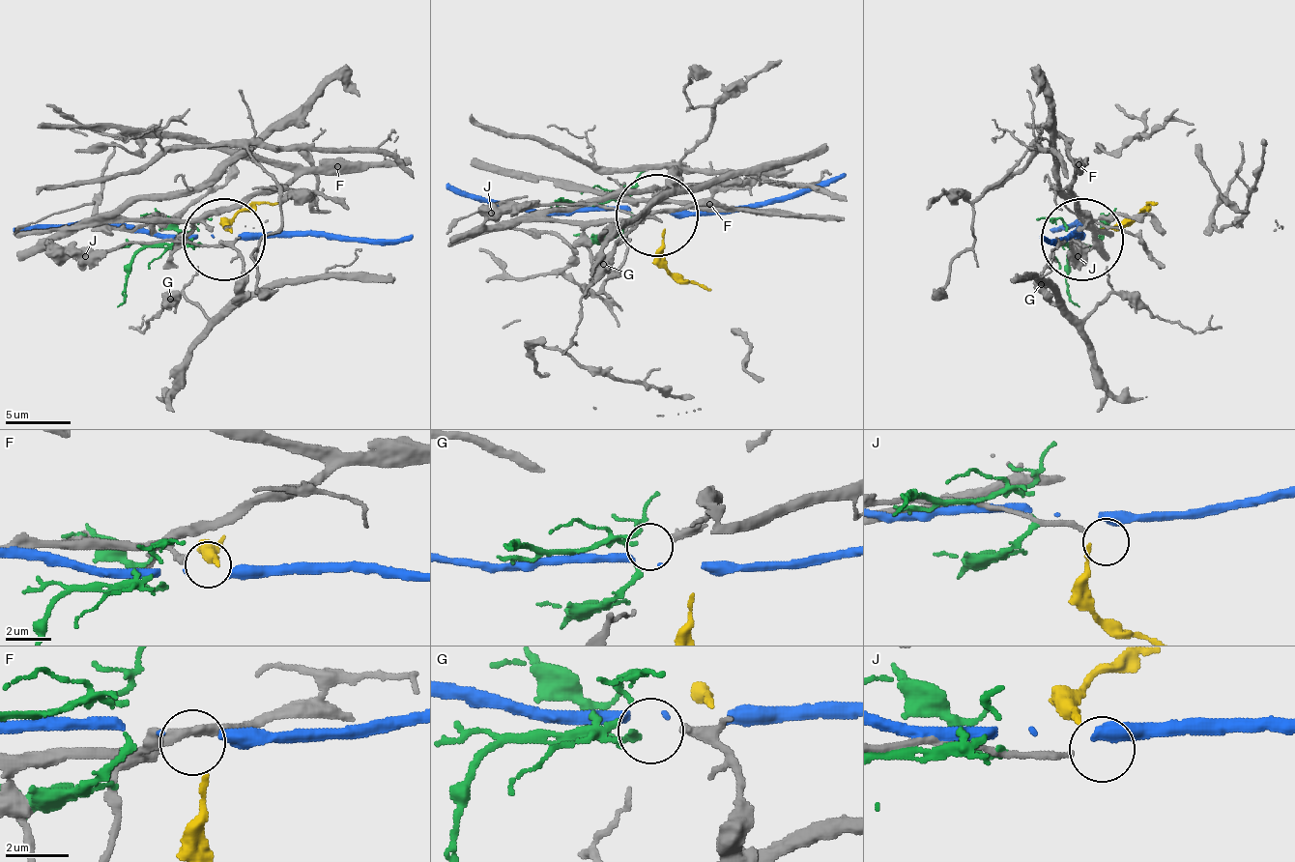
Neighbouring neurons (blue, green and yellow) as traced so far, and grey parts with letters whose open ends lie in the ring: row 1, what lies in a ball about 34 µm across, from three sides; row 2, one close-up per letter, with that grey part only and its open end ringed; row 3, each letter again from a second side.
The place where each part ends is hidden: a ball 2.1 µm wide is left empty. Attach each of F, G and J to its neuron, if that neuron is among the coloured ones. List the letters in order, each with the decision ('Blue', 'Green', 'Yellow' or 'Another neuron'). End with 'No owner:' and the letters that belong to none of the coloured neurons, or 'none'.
F: Yellow
G: Green
J: Another neuron
No owner: J

